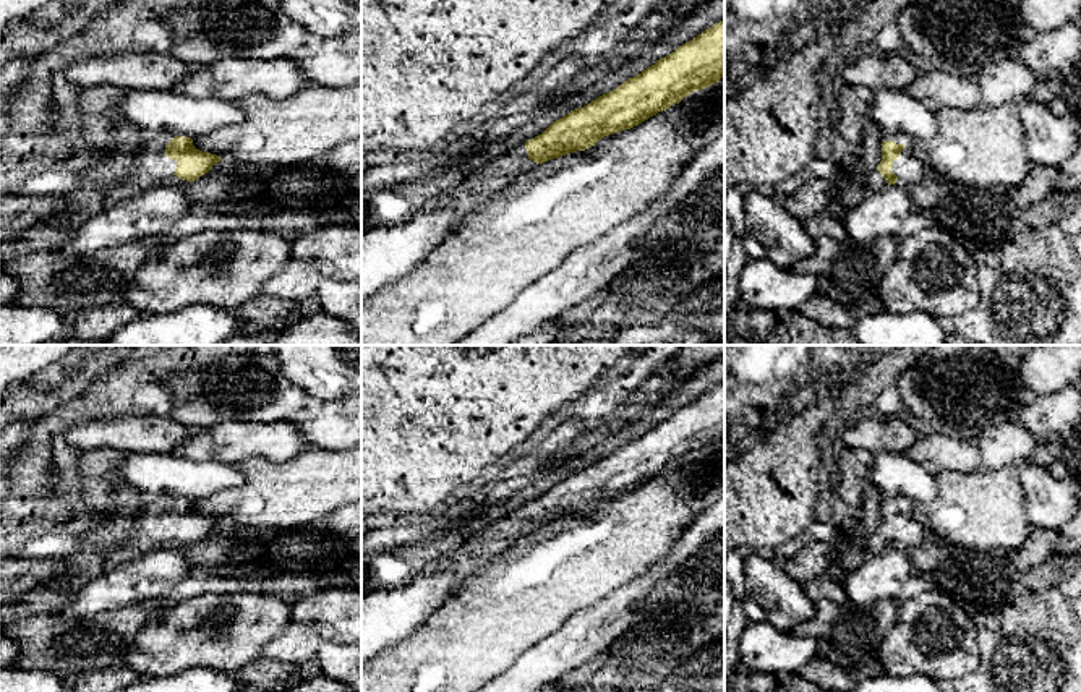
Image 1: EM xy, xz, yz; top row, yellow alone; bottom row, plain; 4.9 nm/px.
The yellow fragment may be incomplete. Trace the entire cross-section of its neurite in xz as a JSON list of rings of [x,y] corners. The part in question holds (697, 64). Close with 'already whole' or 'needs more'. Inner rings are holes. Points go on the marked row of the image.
[[[720,21],[616,89],[569,112],[541,135],[496,157],[480,172],[459,182],[452,191],[433,198],[421,209],[451,206],[460,216],[472,216],[493,193],[540,164],[585,151],[605,136],[630,130],[679,104],[690,92],[718,83],[723,76],[724,21]]]; needs more

